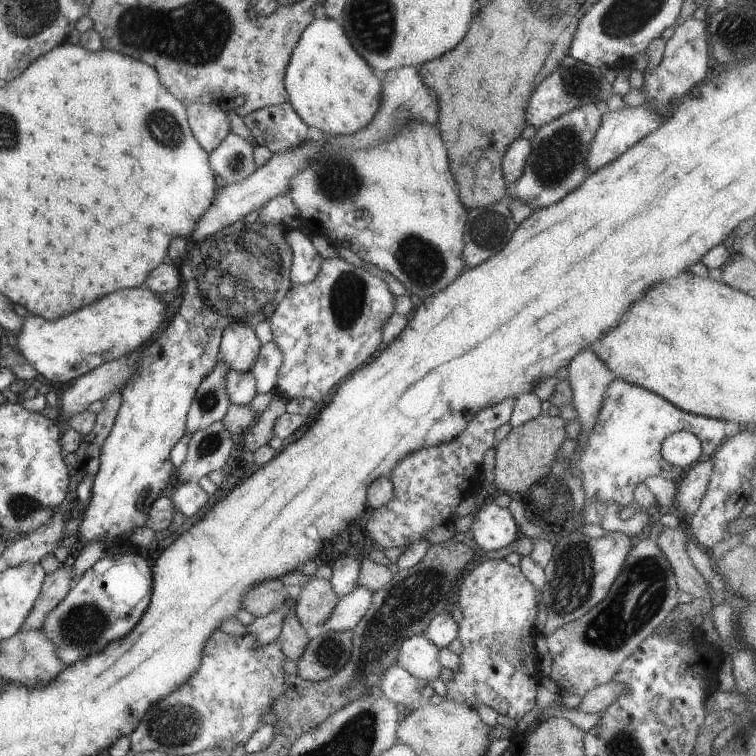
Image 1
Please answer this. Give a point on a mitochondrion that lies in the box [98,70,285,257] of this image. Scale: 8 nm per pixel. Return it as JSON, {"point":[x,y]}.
{"point":[163,127]}

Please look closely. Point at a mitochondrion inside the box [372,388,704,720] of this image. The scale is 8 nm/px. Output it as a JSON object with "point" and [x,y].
{"point":[643,591]}

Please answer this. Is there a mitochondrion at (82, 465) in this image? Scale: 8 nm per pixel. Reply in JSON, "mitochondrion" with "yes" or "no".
{"mitochondrion":"no"}

